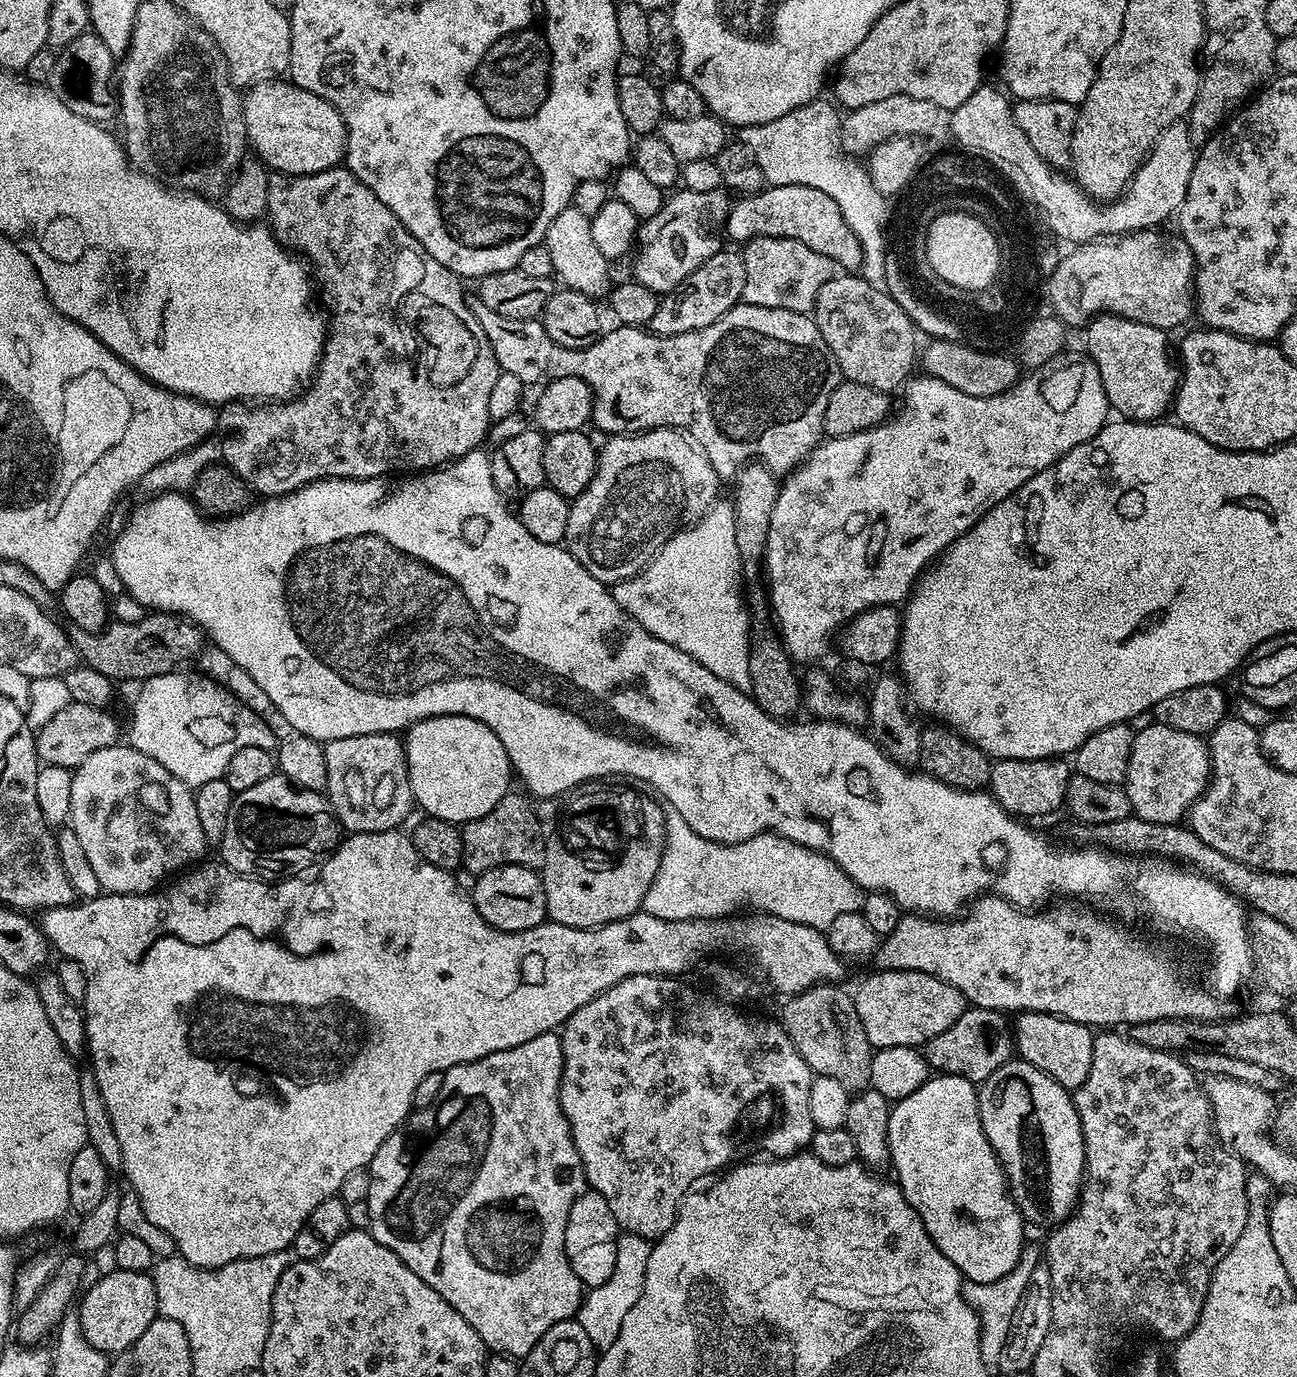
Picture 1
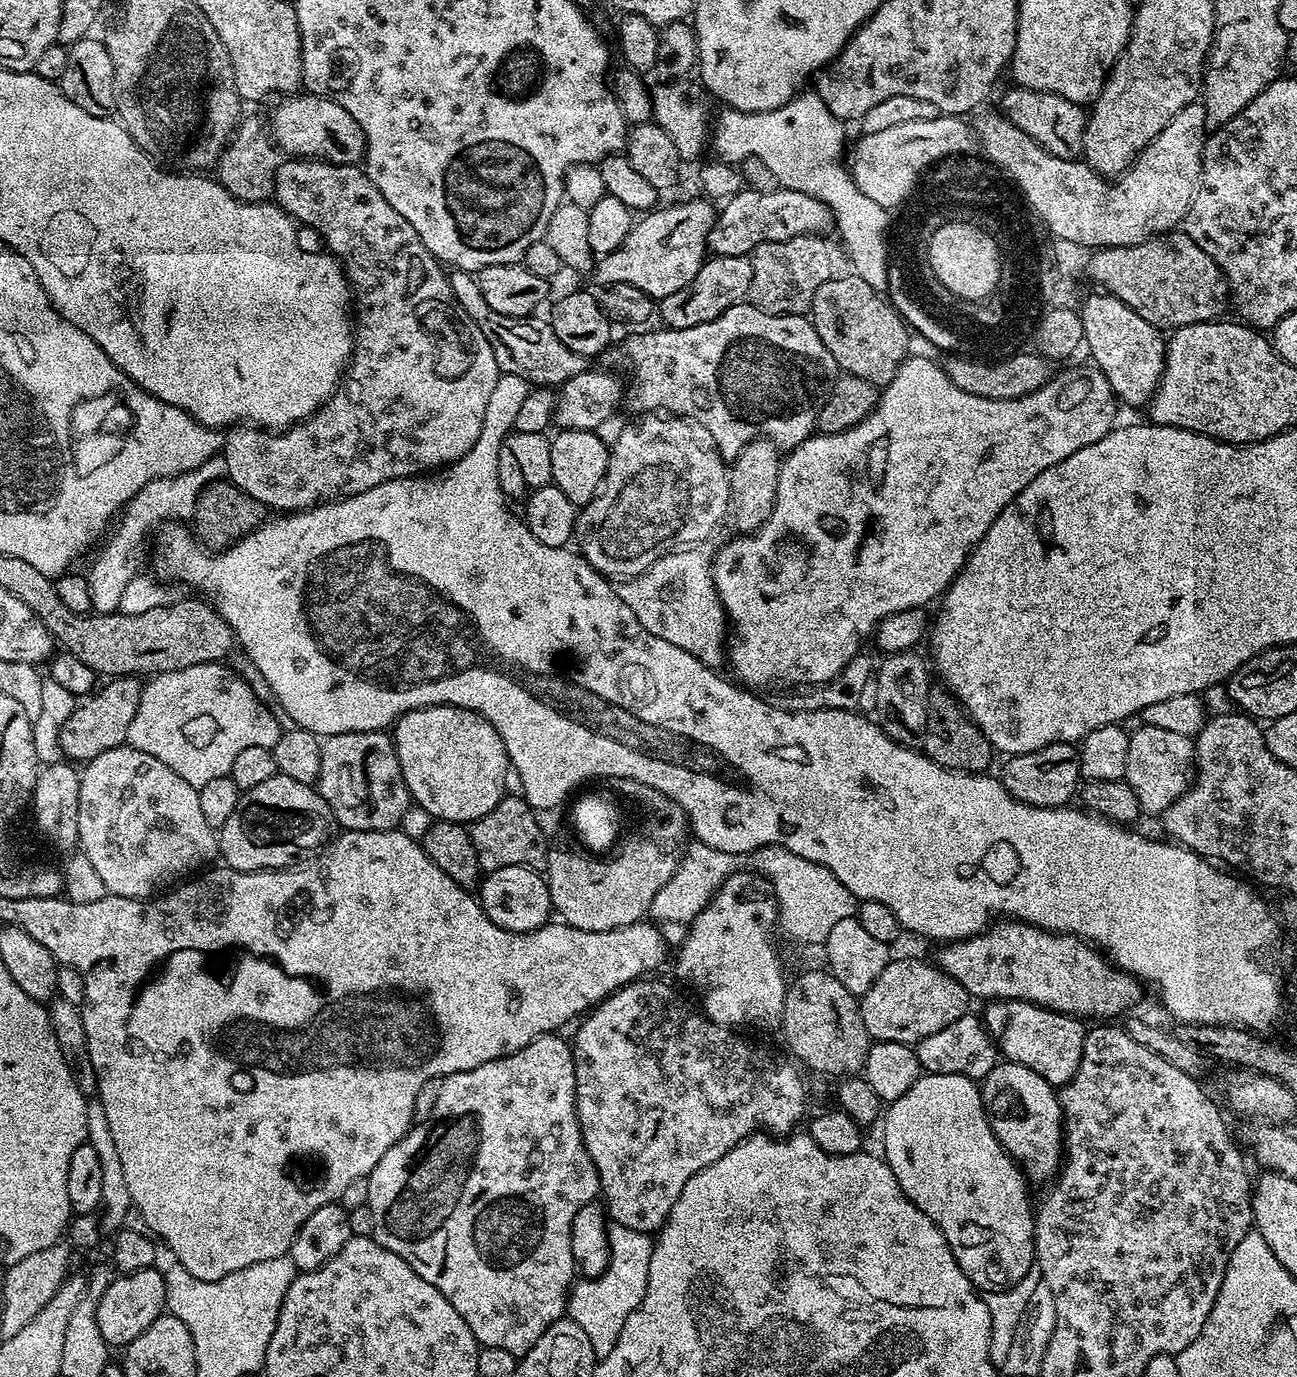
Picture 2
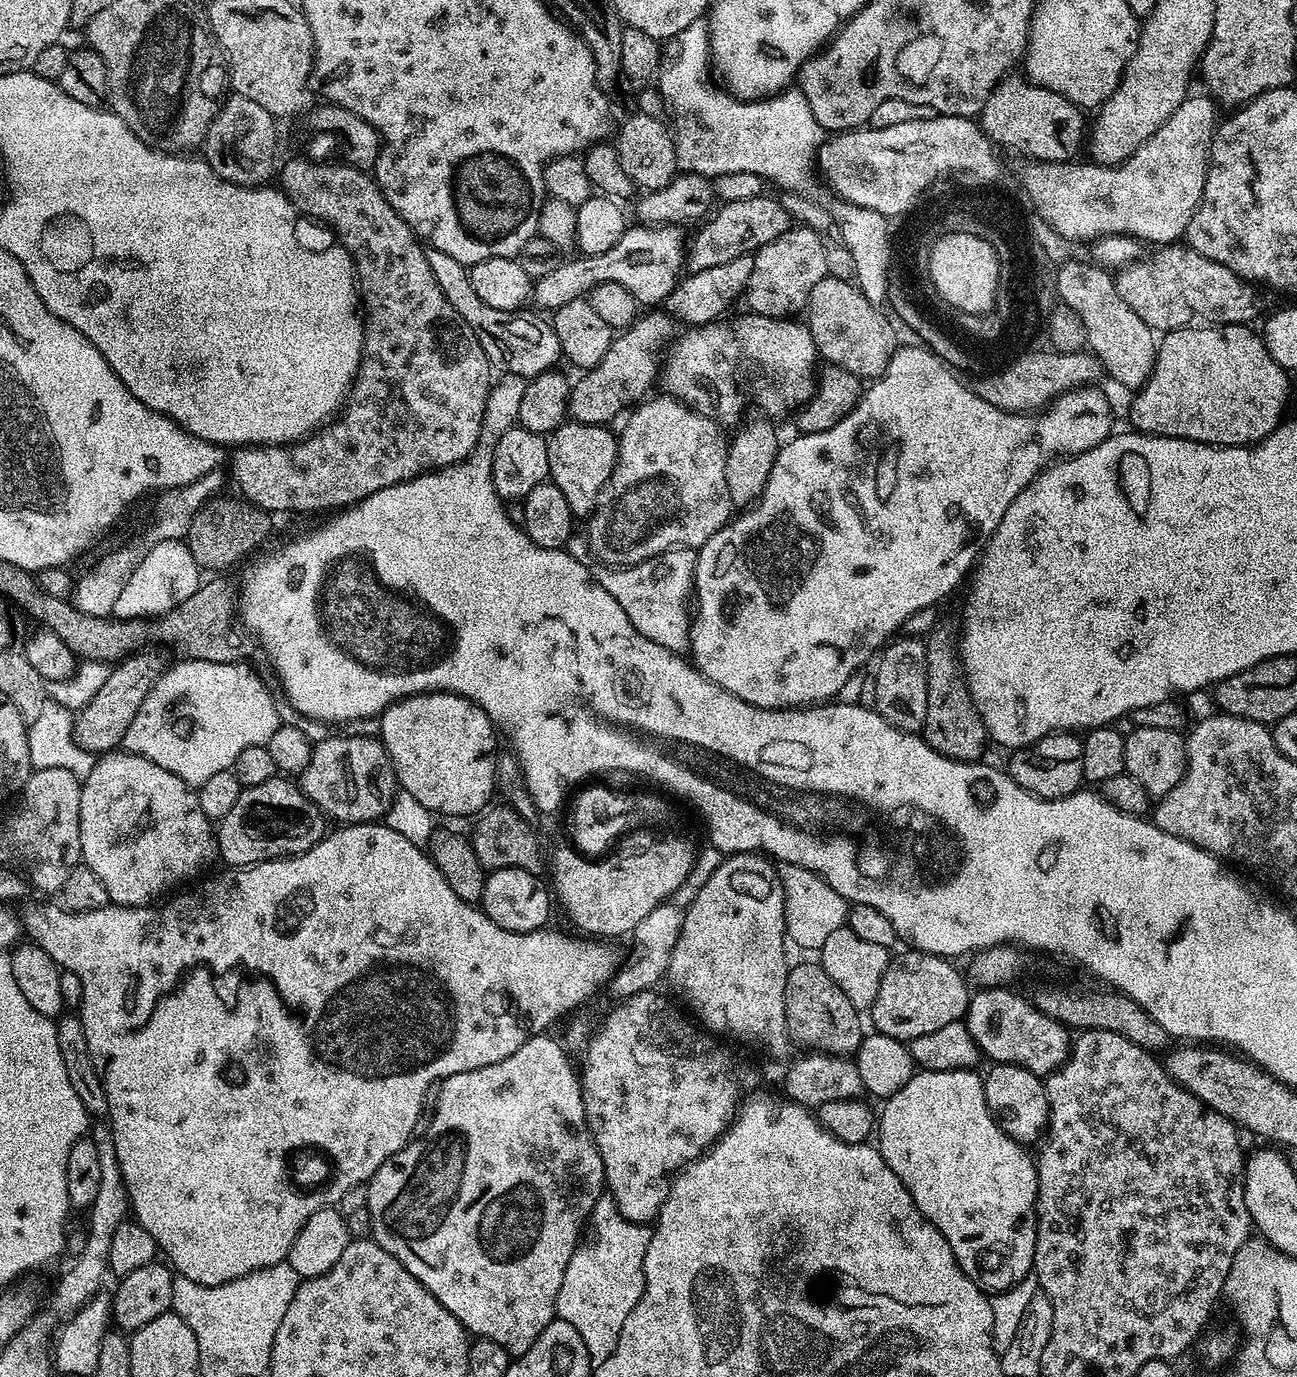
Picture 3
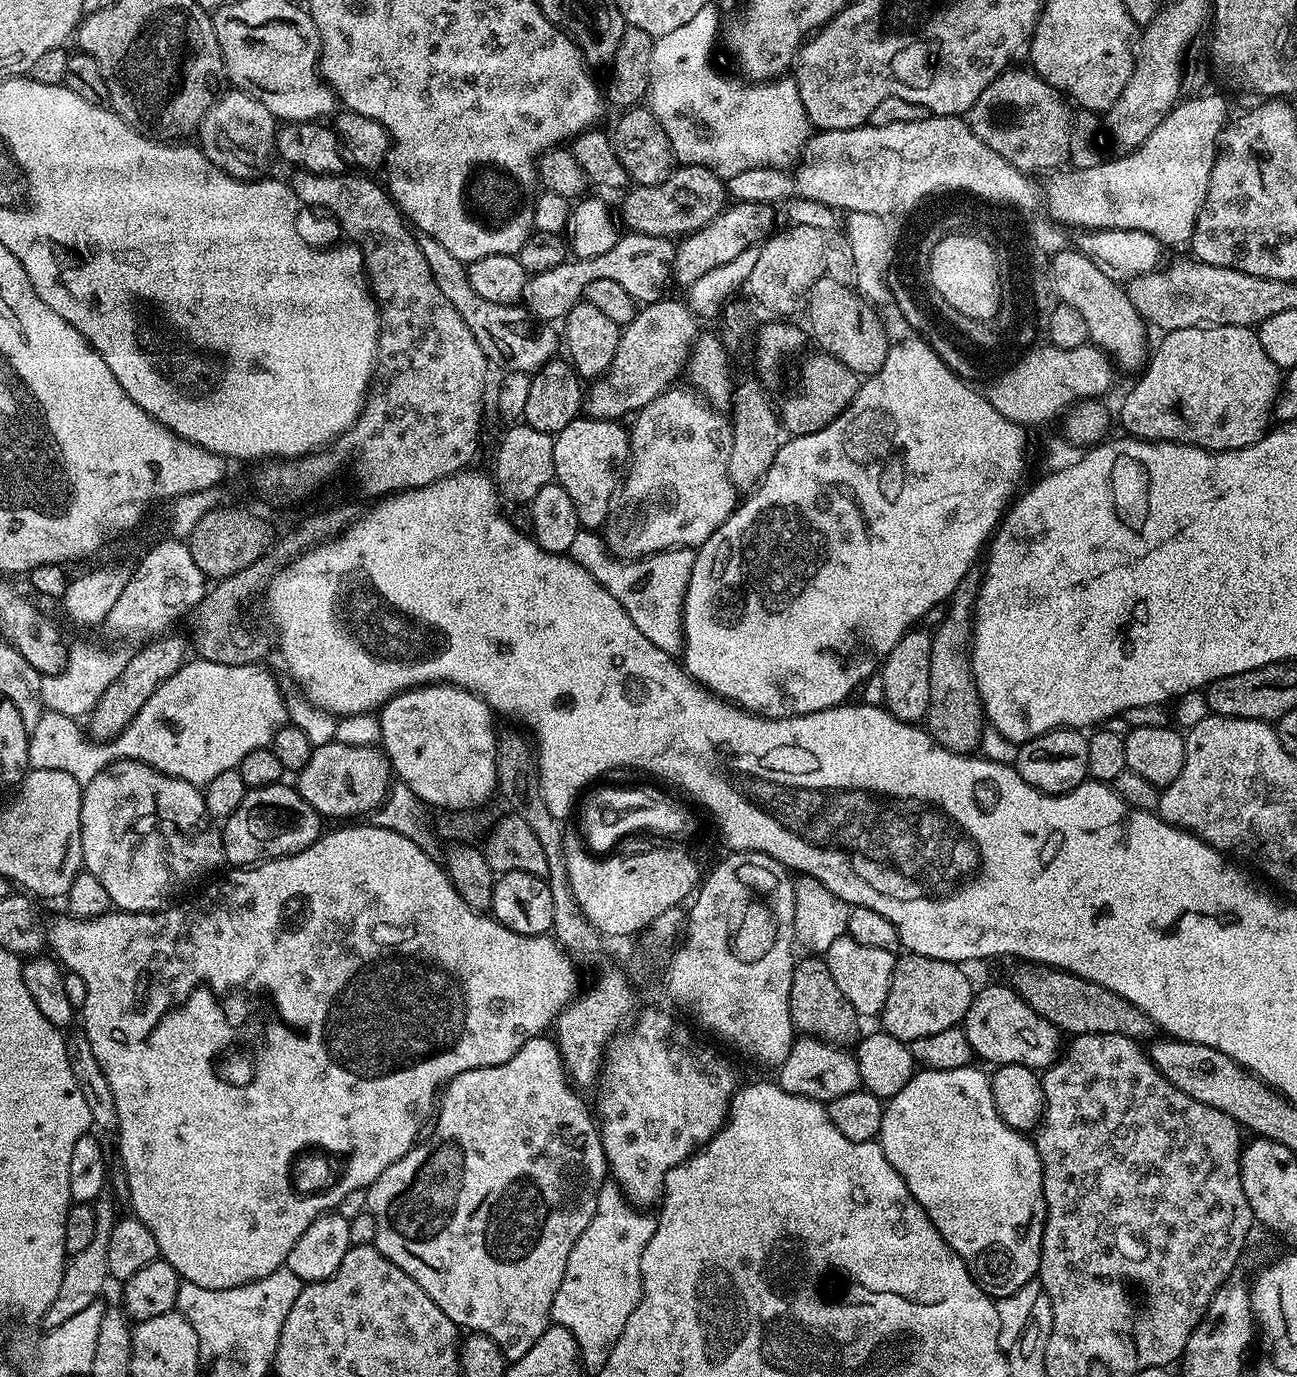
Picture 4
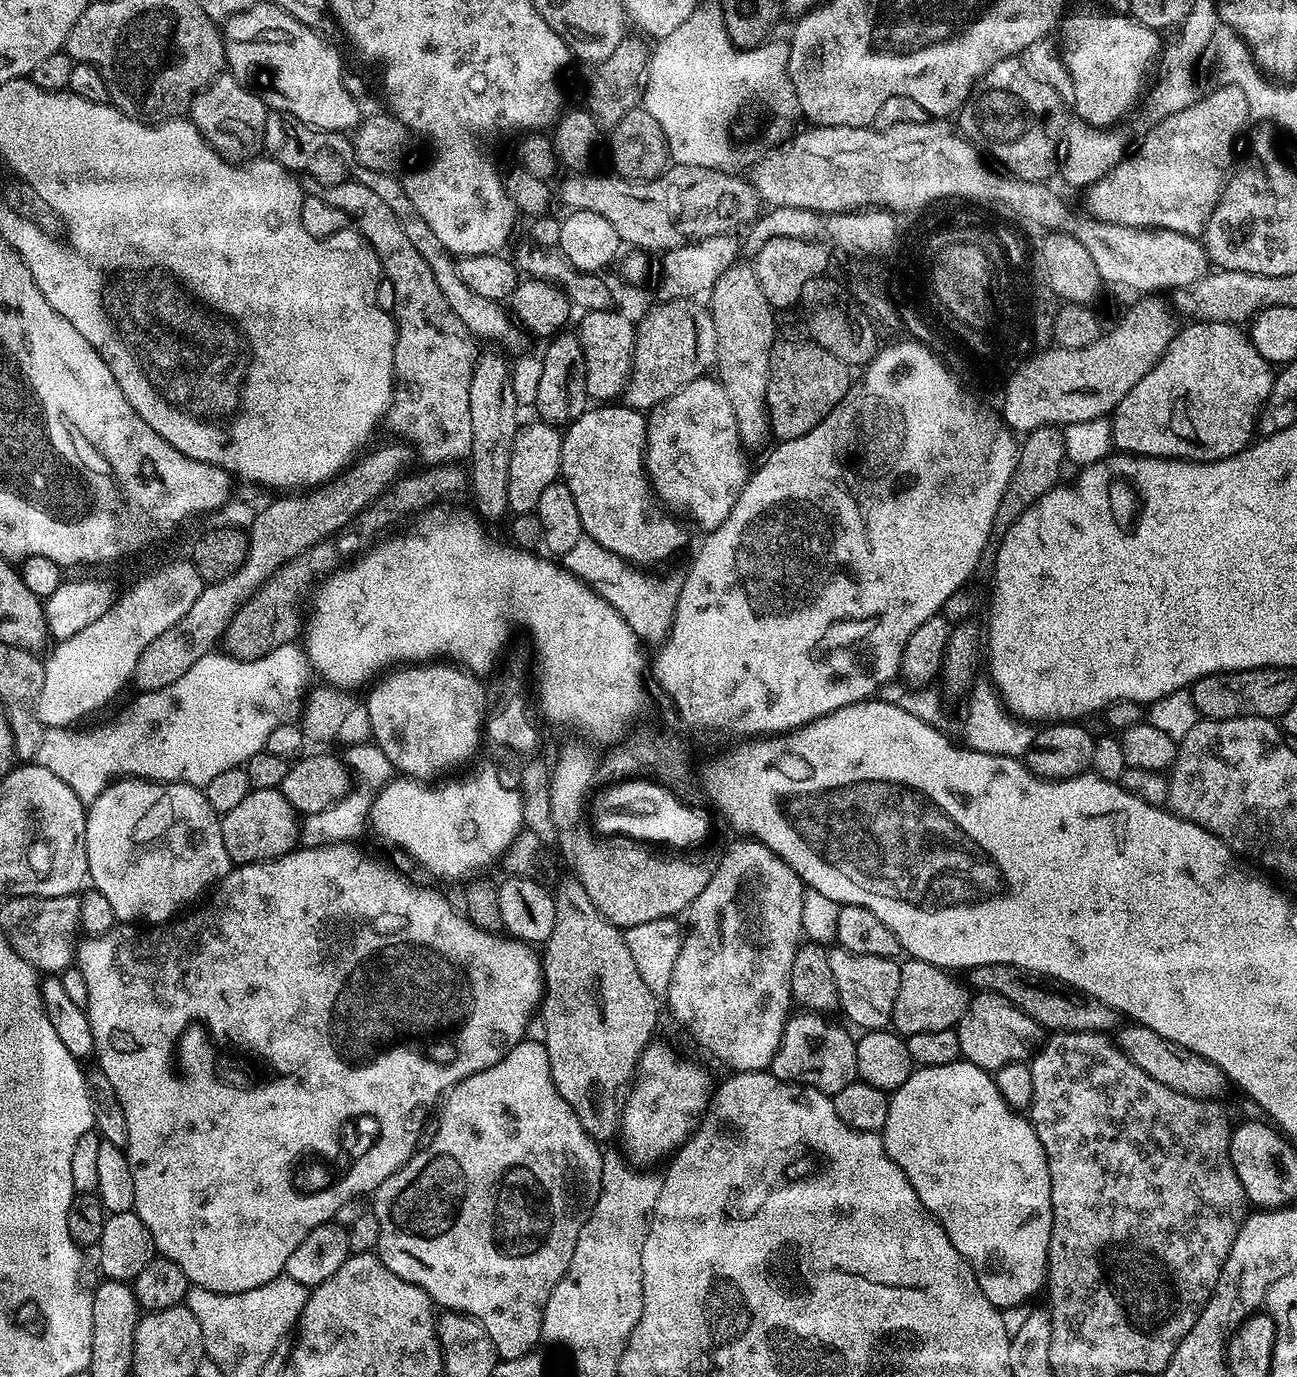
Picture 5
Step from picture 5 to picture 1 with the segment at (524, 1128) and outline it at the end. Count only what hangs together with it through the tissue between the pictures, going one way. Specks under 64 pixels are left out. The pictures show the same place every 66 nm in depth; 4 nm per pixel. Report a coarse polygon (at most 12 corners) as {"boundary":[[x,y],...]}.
{"boundary":[[556,1032],[444,1073],[370,1231],[528,1356],[585,1289]]}

